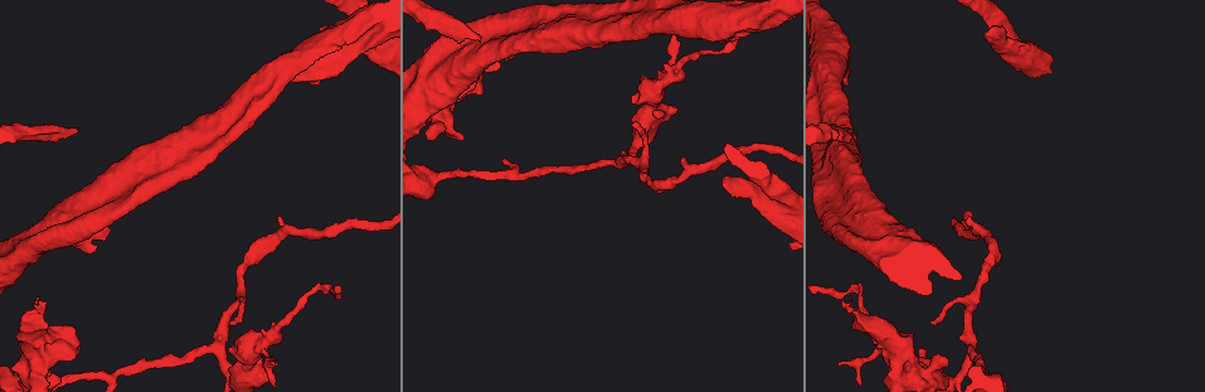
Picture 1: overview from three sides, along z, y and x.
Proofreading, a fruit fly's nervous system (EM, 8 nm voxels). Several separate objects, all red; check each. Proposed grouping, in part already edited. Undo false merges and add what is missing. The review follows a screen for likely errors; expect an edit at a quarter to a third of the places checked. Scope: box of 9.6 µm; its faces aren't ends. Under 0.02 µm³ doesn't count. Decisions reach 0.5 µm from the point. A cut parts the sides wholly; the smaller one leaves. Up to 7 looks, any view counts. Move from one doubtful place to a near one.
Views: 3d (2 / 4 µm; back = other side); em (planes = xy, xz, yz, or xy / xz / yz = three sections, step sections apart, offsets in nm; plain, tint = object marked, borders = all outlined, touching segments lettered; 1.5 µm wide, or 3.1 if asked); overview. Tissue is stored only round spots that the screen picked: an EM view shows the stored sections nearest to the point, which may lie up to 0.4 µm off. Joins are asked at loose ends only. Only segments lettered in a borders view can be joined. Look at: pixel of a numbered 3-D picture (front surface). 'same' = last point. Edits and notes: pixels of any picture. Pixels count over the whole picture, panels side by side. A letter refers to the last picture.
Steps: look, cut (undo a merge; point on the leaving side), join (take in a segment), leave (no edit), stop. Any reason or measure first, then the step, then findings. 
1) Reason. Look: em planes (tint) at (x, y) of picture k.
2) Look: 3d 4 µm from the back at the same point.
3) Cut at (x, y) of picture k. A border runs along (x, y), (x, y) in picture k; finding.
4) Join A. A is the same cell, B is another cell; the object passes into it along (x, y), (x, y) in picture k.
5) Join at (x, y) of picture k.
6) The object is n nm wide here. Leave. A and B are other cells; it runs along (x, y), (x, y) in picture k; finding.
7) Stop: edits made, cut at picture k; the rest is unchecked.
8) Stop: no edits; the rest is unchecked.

An open end. Look: em planes (borders) at (725, 175) of picture 1.

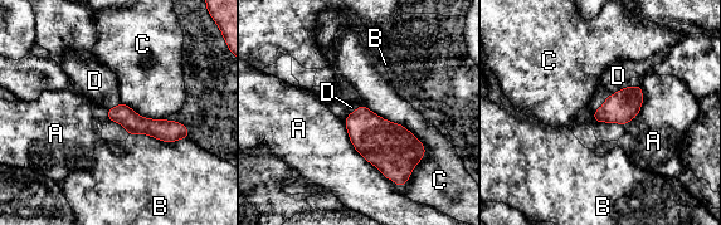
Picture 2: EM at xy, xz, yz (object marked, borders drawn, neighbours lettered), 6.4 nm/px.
Join D. D is the same cell, A, B and C are other cells; the cell continues.

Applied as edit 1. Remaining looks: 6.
Thick end. Look: 3d 2 µm at (674, 106) of picture 1.

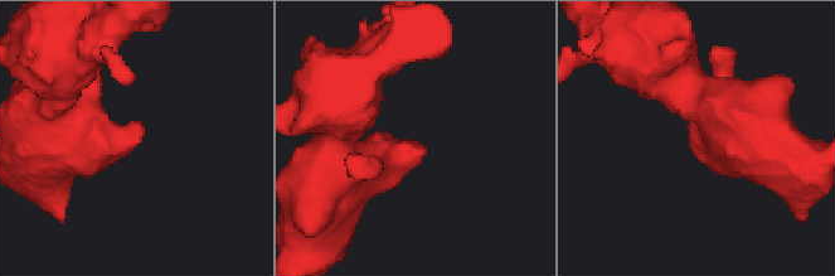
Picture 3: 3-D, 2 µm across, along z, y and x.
Need the tissue. Look: em planes (plain) at (143, 132) of picture 3.

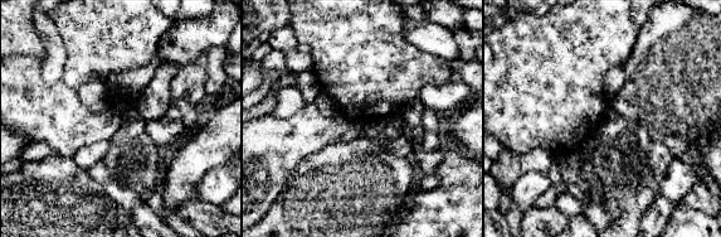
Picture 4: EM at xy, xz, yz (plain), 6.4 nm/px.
Look: em planes (borders) at the same point.

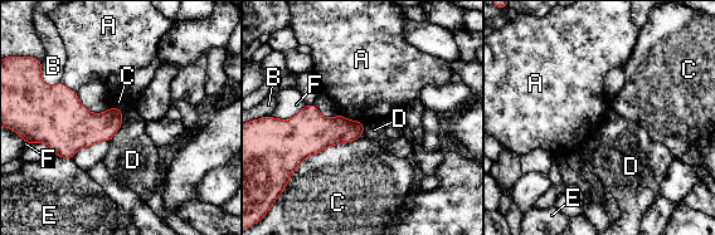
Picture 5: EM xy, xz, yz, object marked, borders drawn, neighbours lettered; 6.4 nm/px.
Leave. A, B, C, D, E and F are other cells; a border runs along (339, 113), (363, 123) in picture 5; no lettered segment goes on from it.

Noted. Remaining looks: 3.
Tapers out. Look: em planes (borders) at (275, 366) of picture 1.

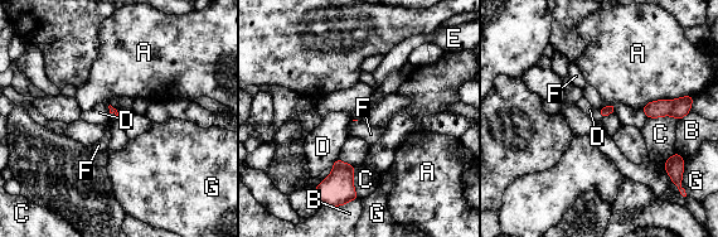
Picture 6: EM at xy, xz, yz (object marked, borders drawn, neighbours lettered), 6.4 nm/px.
Leave. A, B, C, D, E, F and G are other cells; no lettered segment goes on from it.

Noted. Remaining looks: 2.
Stop: edits made, join at picture 2; the rest is unchecked.

